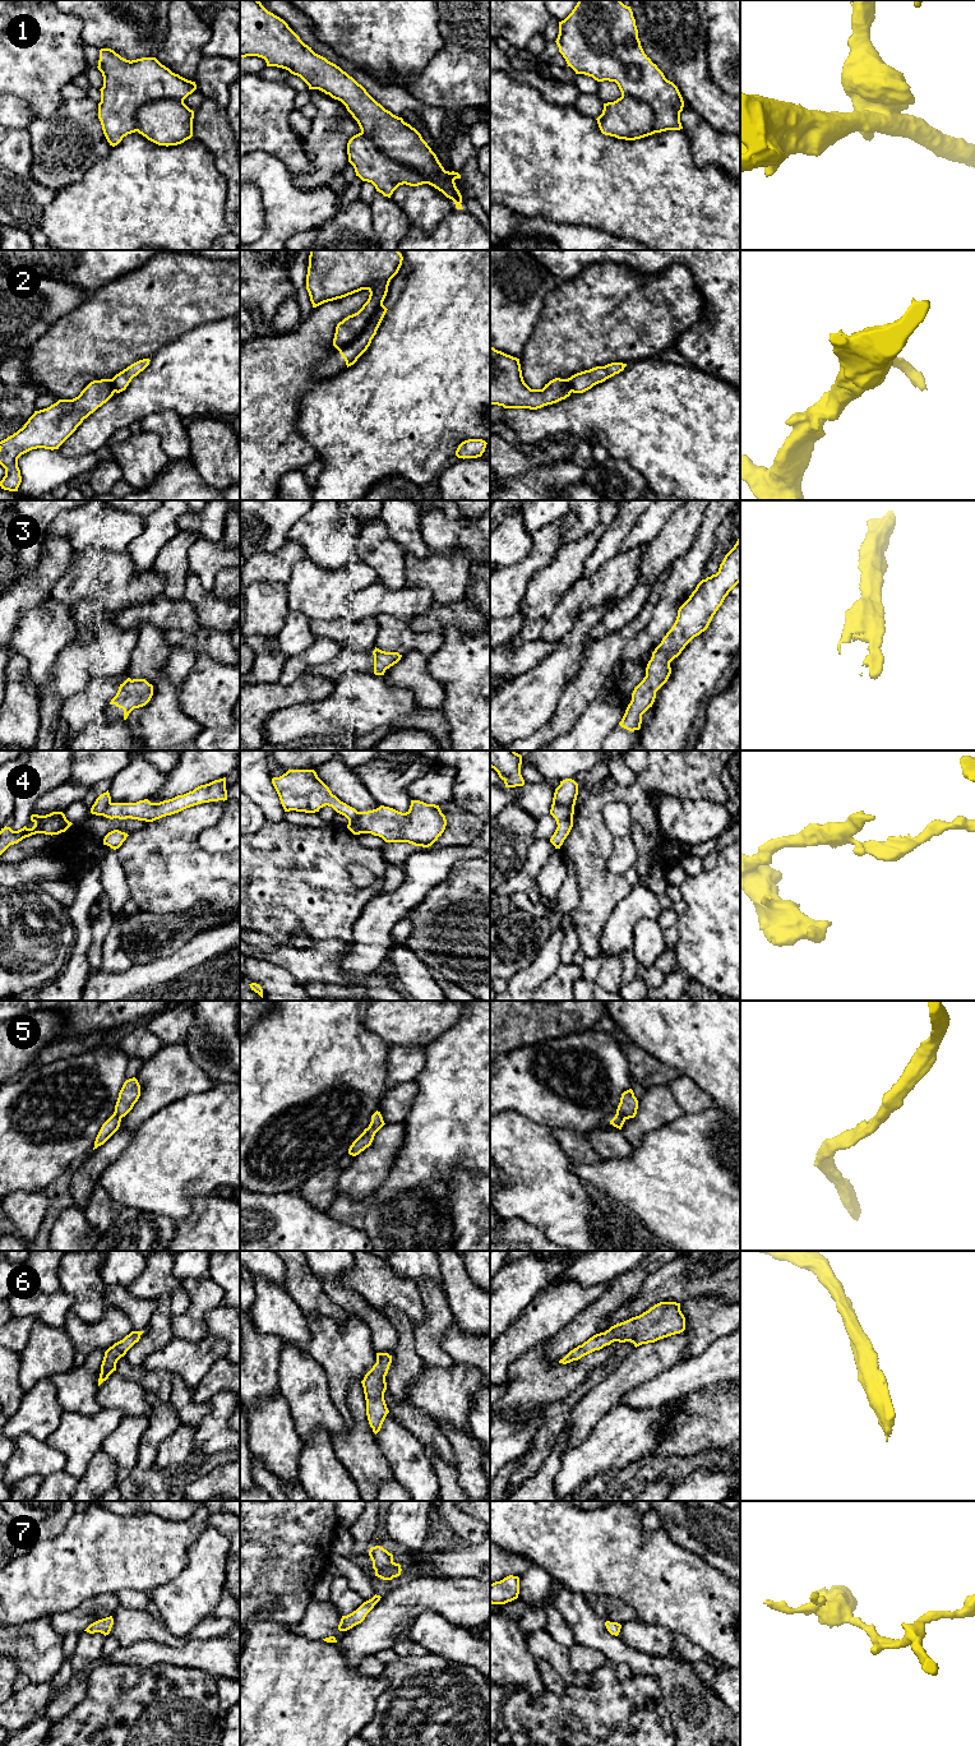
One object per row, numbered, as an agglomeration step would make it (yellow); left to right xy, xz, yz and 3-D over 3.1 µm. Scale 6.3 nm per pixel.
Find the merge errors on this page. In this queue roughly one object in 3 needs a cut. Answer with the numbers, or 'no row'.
1, 2, 4

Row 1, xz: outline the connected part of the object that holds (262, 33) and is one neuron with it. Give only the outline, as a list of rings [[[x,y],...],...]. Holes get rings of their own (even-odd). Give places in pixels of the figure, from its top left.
[[[240,0],[240,57],[258,56],[265,60],[267,66],[277,66],[300,77],[309,89],[319,89],[332,98],[341,101],[352,117],[357,121],[361,134],[370,138],[376,148],[393,161],[410,166],[420,172],[426,184],[442,191],[462,208],[462,195],[454,180],[461,179],[458,172],[445,171],[436,154],[431,151],[421,134],[378,103],[366,89],[336,64],[315,54],[305,45],[288,24],[268,11],[259,0]]]

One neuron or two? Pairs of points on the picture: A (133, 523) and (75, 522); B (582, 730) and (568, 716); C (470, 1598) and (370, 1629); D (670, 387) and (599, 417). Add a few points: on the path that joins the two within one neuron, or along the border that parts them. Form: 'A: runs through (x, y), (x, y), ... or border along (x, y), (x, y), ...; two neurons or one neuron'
A: runs through (119, 523), (89, 523); one neuron
B: border along (594, 700), (576, 724), (568, 731), (557, 737); two neurons
C: runs through (446, 1598), (414, 1598), (394, 1604); one neuron
D: runs through (652, 405), (642, 415), (617, 415); one neuron

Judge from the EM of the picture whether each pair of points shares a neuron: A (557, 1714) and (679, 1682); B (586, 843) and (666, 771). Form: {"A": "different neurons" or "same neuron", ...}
{"A": "different neurons", "B": "same neuron"}

